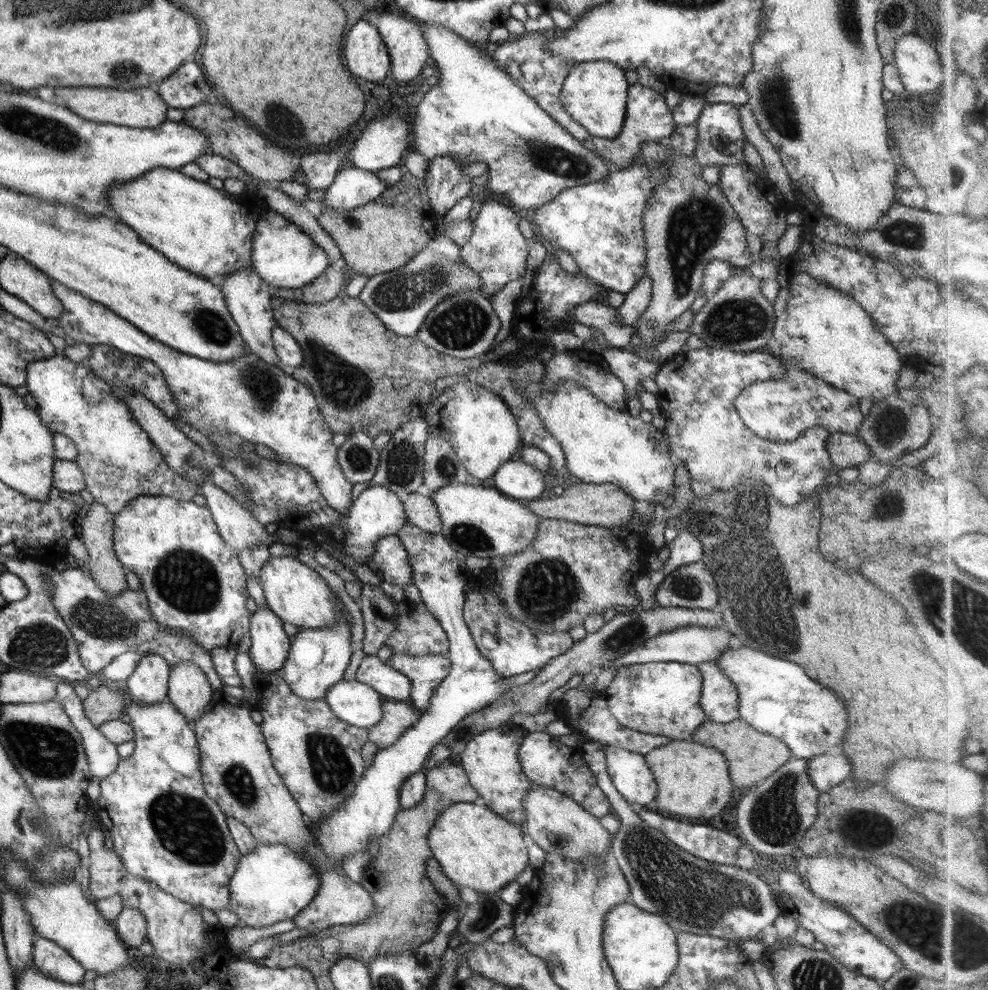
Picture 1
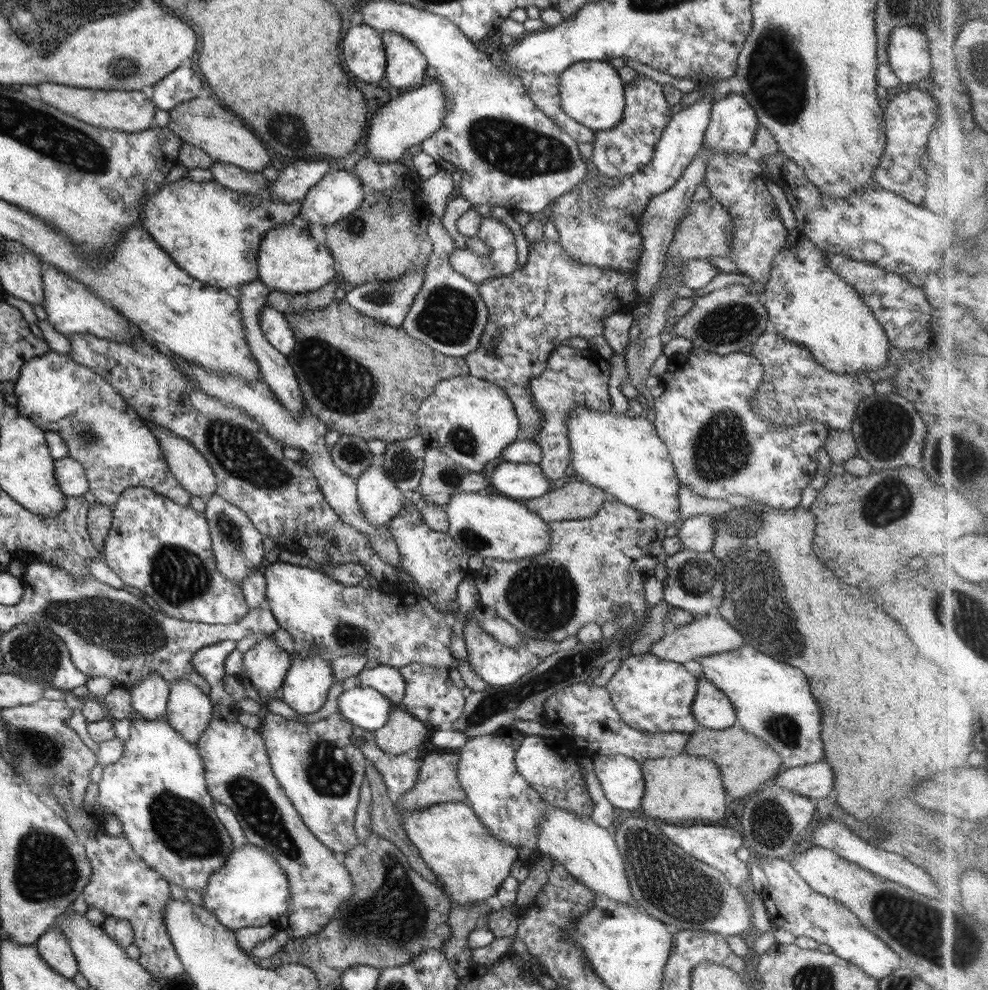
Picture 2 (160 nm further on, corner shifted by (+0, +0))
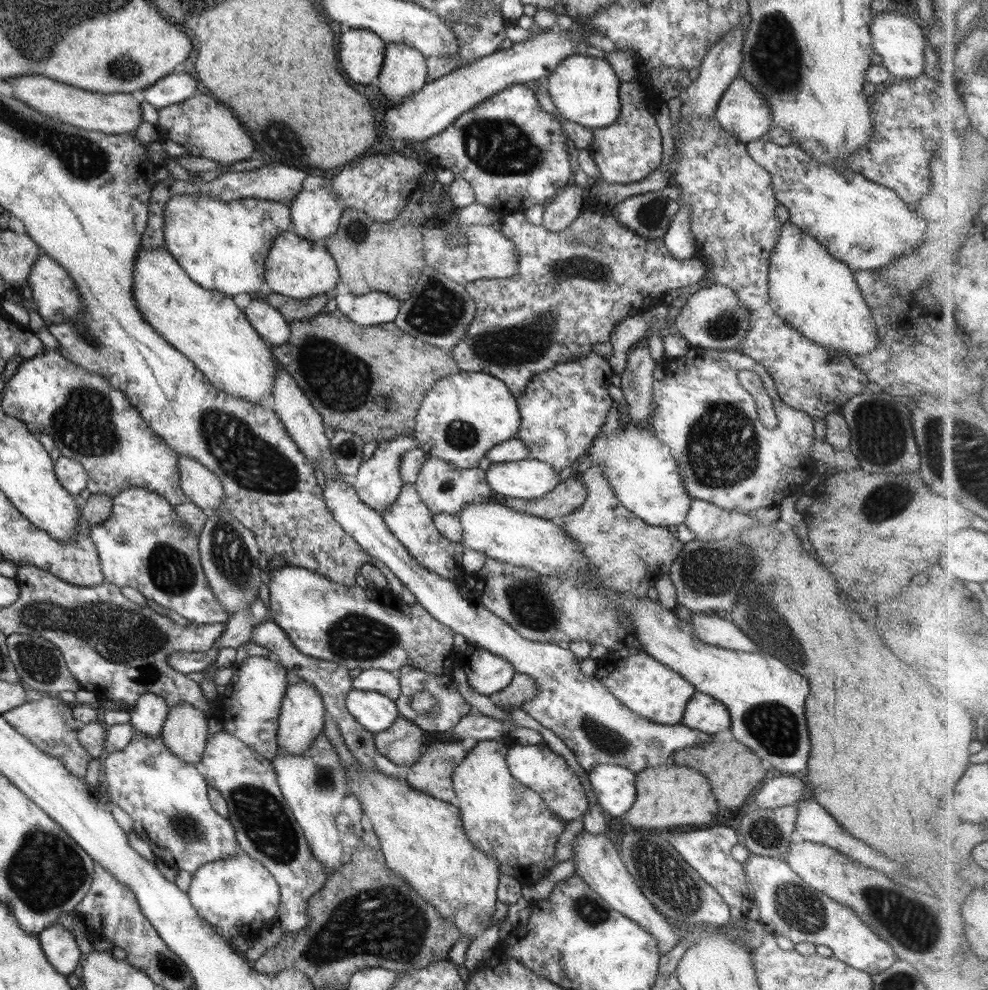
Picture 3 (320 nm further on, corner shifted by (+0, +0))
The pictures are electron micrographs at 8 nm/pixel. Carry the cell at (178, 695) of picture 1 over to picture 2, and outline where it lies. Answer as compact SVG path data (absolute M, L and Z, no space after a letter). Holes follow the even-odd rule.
M177 680L169 683L167 719L186 742L197 744L212 720L213 705L210 697L191 682Z

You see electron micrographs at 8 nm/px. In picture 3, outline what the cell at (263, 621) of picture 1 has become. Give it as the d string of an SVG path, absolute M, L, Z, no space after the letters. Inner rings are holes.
M249 656L237 663L227 688L220 690L220 710L212 714L222 722L224 732L235 736L268 760L279 754L277 728L281 704L288 686L287 669L274 657Z

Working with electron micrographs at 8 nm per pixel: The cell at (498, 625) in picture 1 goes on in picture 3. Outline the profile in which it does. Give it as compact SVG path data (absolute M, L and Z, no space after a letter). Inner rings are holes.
M468 642L466 651L460 655L458 666L478 694L490 697L506 688L513 679L514 667L507 660L479 647L476 642Z

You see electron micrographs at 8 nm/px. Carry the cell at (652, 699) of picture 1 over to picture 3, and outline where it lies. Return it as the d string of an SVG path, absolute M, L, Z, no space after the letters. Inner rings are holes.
M634 647L610 651L609 656L598 663L593 677L604 684L630 711L658 724L680 724L686 704L697 691L680 674Z

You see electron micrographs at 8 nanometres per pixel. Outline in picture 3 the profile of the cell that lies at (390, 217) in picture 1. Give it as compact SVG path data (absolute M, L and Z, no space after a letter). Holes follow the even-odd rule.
M419 200L409 202L390 222L372 220L363 212L344 209L337 231L325 239L326 250L336 261L341 282L347 284L350 294L364 296L368 292L385 292L399 302L406 302L413 293L425 269L423 230L429 218L424 215Z

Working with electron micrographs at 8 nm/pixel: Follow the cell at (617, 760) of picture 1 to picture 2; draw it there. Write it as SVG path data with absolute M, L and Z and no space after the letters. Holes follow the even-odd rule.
M622 754L598 756L593 760L596 776L606 798L620 810L636 810L644 796L641 763Z

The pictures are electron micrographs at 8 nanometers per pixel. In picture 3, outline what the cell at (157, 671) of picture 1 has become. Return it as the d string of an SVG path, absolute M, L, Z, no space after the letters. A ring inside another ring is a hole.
M147 692L139 697L134 706L127 708L127 711L130 715L129 723L136 732L146 736L159 736L169 708L161 696Z

